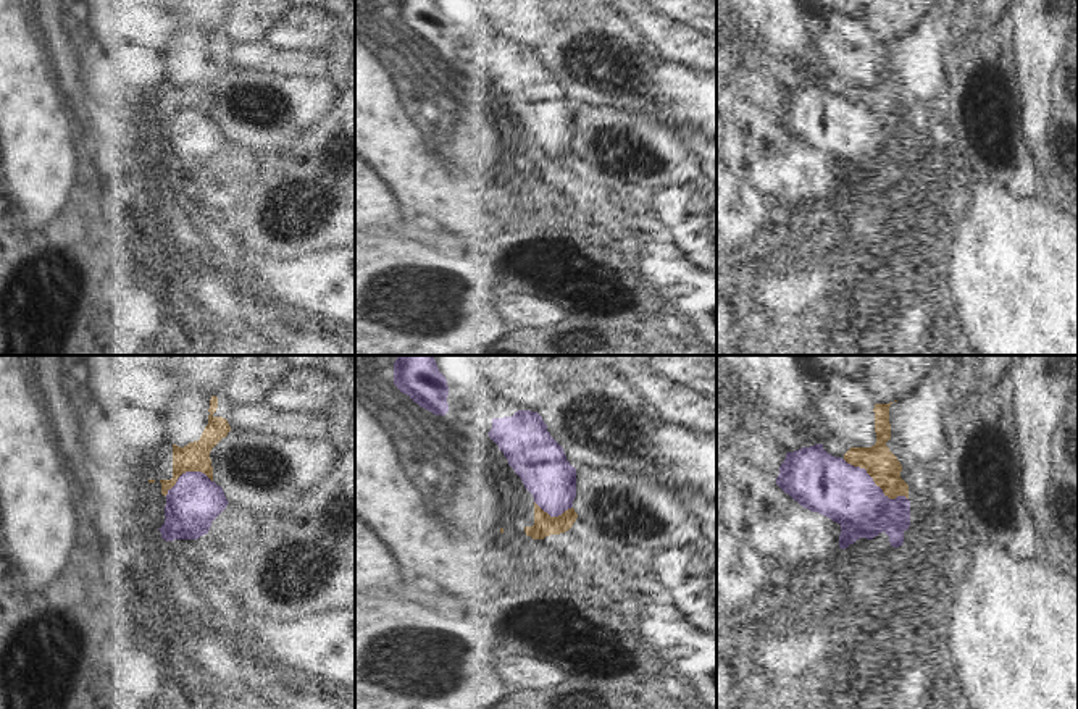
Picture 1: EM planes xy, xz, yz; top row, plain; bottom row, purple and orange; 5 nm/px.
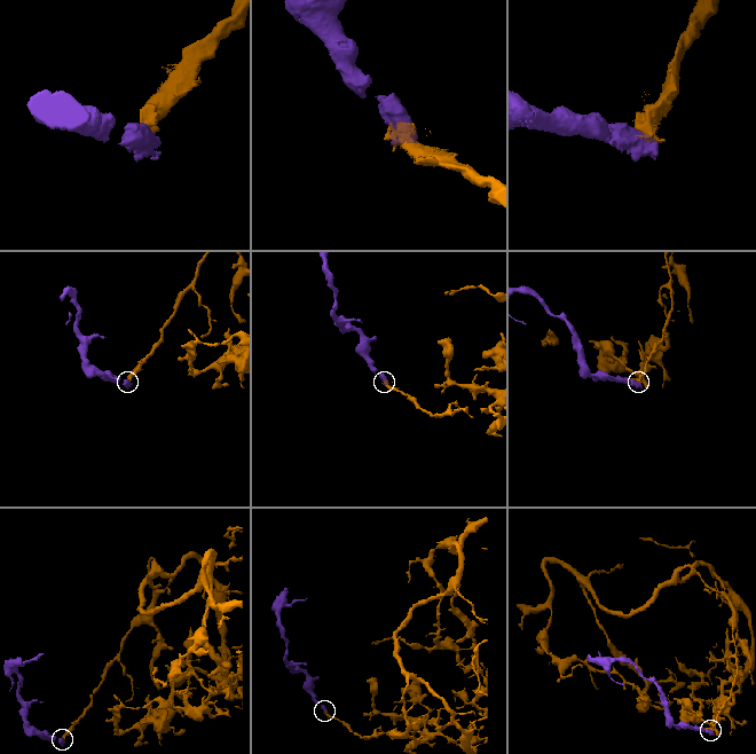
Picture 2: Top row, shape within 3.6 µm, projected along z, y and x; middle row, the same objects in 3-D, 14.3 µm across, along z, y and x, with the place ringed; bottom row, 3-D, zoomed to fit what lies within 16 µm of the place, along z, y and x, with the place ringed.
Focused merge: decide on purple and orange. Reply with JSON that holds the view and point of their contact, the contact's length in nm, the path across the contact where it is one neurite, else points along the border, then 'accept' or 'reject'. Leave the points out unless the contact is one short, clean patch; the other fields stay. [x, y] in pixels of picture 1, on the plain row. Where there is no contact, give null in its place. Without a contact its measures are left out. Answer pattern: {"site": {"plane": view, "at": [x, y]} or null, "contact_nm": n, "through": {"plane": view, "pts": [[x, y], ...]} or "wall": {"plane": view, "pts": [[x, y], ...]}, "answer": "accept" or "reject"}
{"site": {"plane": "yz", "at": [873, 120]}, "contact_nm": 380, "wall": {"plane": "yz", "pts": [[843, 97], [862, 105], [889, 136], [904, 134], [907, 138]]}, "answer": "reject"}

